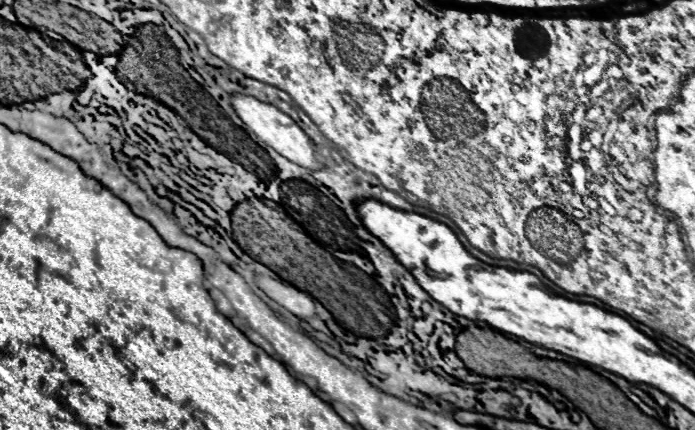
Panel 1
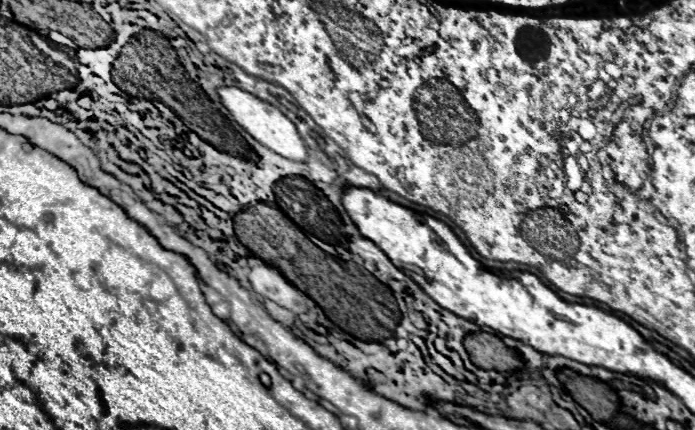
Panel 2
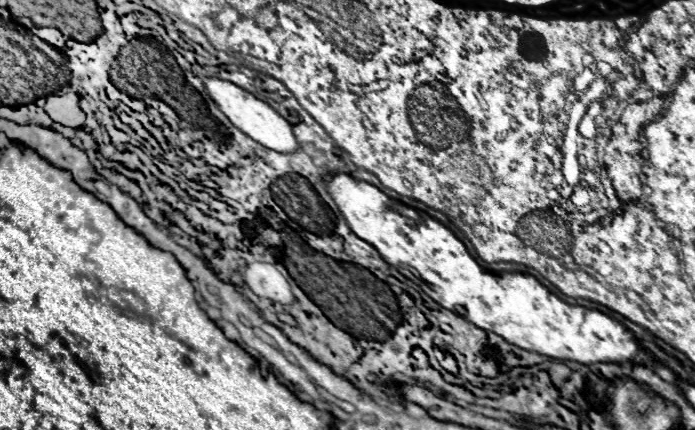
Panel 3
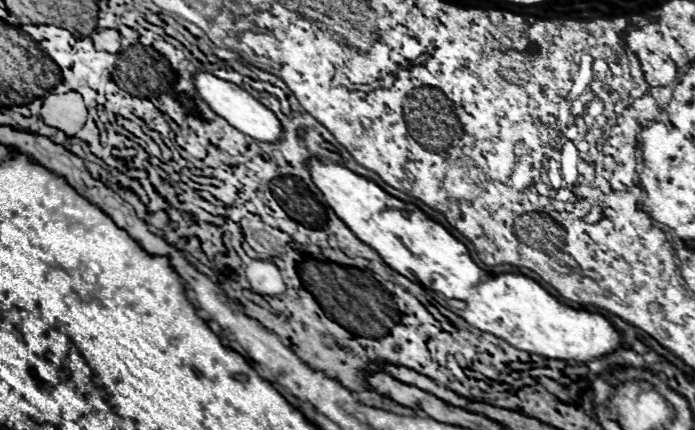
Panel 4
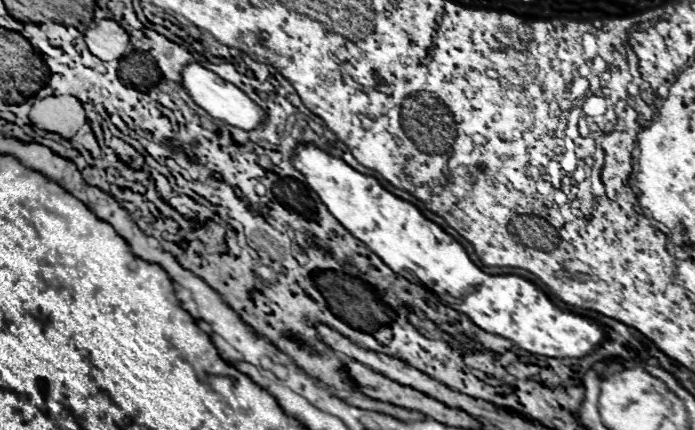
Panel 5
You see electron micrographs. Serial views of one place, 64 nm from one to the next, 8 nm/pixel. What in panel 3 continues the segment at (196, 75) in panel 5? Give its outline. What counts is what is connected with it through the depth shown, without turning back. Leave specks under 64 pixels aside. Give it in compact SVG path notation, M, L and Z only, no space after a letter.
M216 78L206 80L206 92L220 106L220 110L228 116L230 122L236 128L240 128L244 134L248 134L252 140L256 140L258 144L262 144L262 146L266 146L270 150L276 150L276 152L284 152L284 154L290 154L290 152L298 150L298 142L296 142L296 136L294 136L292 126L288 124L288 120L284 120L272 106L264 104L262 100L258 100L250 92L238 88L232 82L216 80Z

